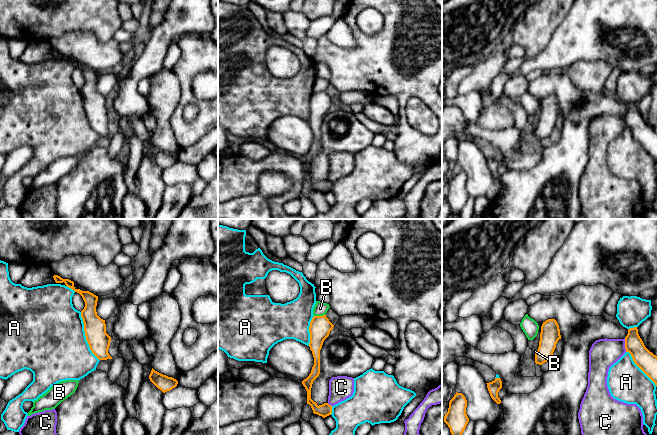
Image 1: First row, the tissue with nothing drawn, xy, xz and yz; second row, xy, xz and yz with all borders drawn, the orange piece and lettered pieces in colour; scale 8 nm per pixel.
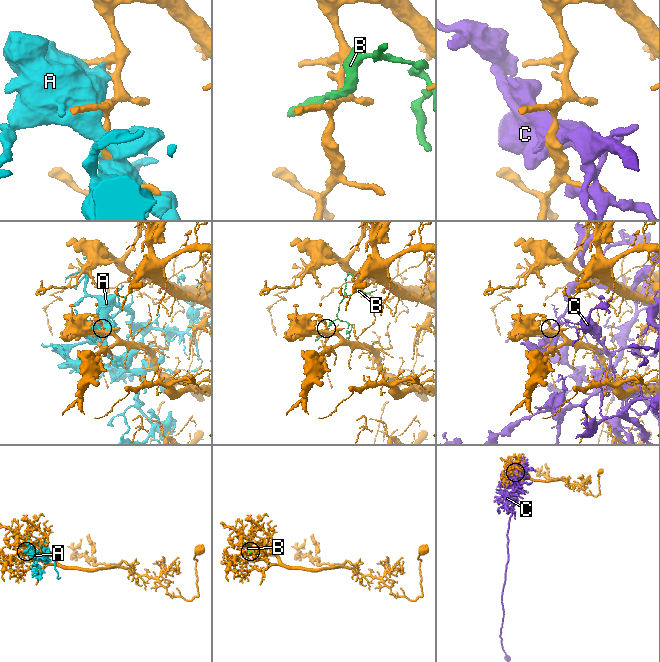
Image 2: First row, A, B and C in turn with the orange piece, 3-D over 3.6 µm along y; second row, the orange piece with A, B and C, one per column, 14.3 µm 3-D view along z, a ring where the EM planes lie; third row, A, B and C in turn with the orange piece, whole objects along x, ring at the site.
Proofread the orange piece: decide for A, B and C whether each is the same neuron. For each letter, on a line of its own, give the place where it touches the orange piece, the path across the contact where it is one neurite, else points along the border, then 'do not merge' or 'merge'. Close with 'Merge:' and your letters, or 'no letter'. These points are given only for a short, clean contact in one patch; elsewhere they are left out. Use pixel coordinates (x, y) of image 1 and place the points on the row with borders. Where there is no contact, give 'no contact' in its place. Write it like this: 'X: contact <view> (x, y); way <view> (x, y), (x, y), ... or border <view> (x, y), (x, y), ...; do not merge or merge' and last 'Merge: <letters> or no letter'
A: contact xy (85, 335); do not merge
B: contact xz (319, 316); do not merge
C: contact yz (625, 345); do not merge
Merge: no letter

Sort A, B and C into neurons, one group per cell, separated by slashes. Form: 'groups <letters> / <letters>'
groups A / B / C

